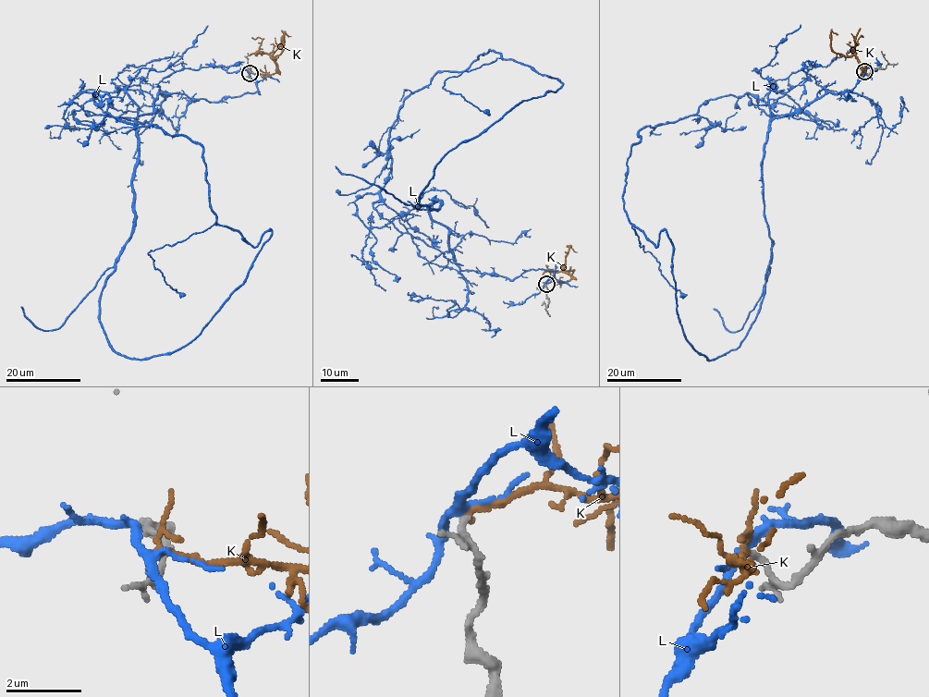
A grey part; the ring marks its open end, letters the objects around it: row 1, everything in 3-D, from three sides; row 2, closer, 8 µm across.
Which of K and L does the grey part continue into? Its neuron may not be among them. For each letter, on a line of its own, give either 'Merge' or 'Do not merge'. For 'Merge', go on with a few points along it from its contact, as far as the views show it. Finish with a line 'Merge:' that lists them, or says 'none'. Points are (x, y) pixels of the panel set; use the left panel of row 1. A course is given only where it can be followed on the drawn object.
K: Merge. Its course: (250, 72), (273, 75), (275, 71), (275, 63), (272, 57), (283, 48), (283, 36), (290, 36)
L: Do not merge
Merge: K

